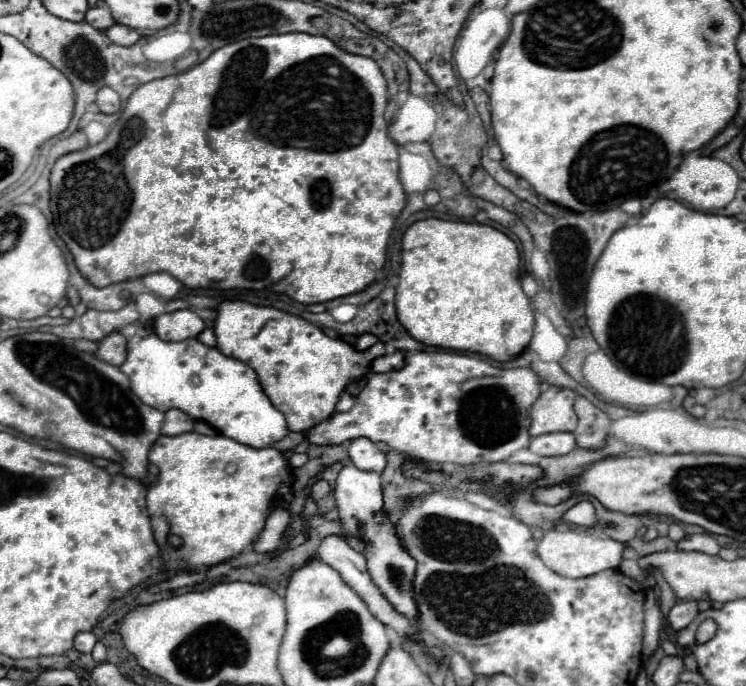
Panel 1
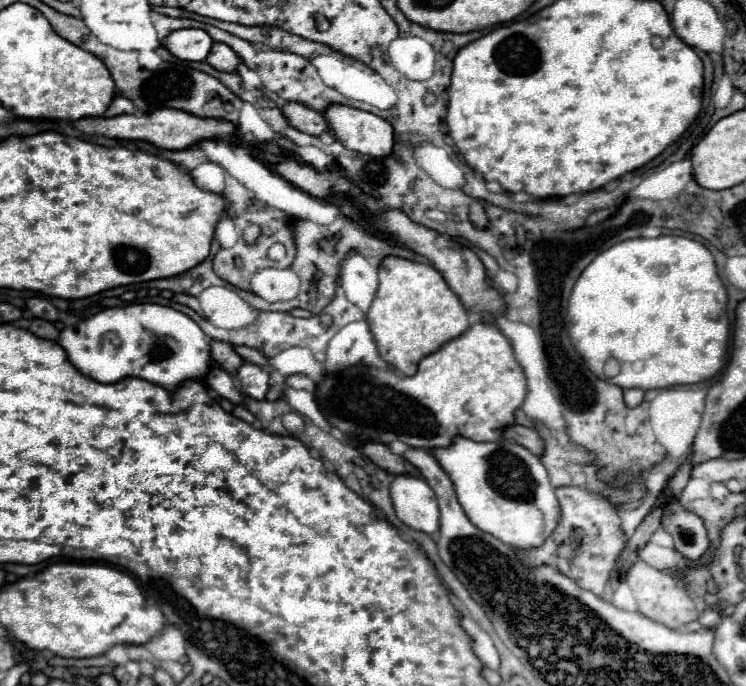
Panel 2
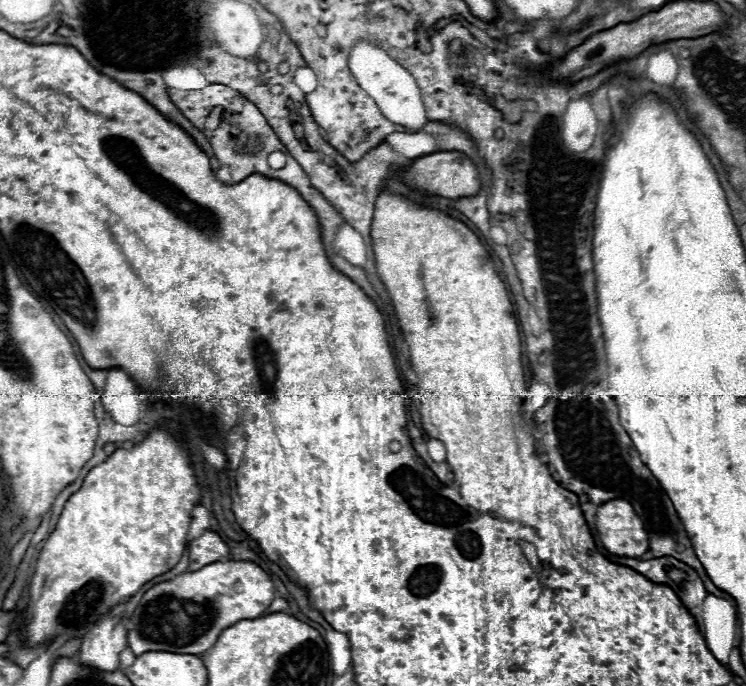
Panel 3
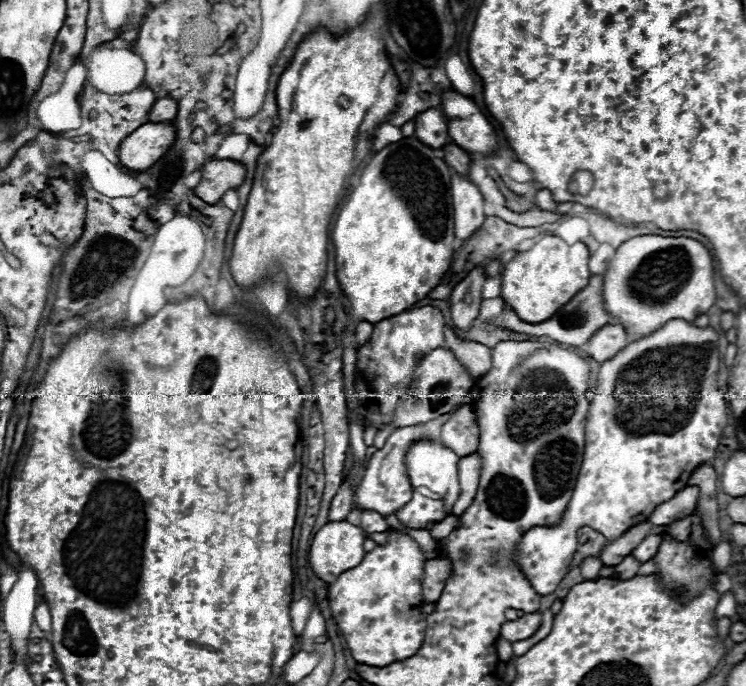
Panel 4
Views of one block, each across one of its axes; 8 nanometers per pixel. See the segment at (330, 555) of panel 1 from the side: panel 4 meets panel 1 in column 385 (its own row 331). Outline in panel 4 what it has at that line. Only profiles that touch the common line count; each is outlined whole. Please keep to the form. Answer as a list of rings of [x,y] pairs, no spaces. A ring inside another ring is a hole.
[[[606,324],[606,328],[600,328],[584,346],[582,352],[588,354],[596,362],[604,362],[612,358],[616,352],[626,348],[630,344],[630,338],[626,336],[624,328],[620,324]]]

